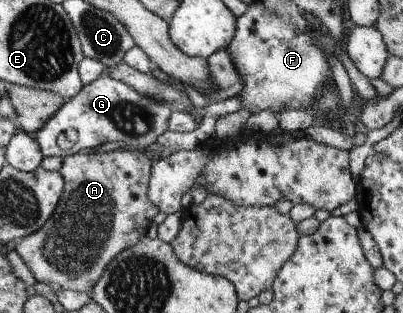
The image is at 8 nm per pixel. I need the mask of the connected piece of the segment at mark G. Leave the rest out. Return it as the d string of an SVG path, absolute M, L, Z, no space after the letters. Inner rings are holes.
M103 73L91 83L83 85L77 95L65 99L65 103L45 120L45 125L33 136L43 158L53 155L64 158L103 143L118 141L125 145L124 149L143 152L169 129L170 113L165 105L138 95L124 83Z

